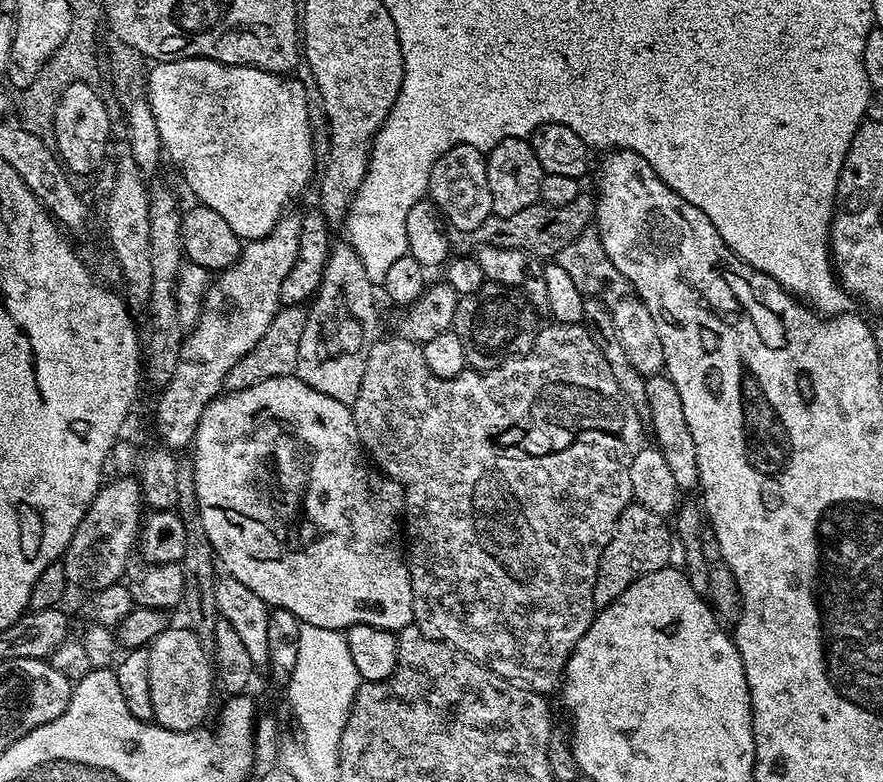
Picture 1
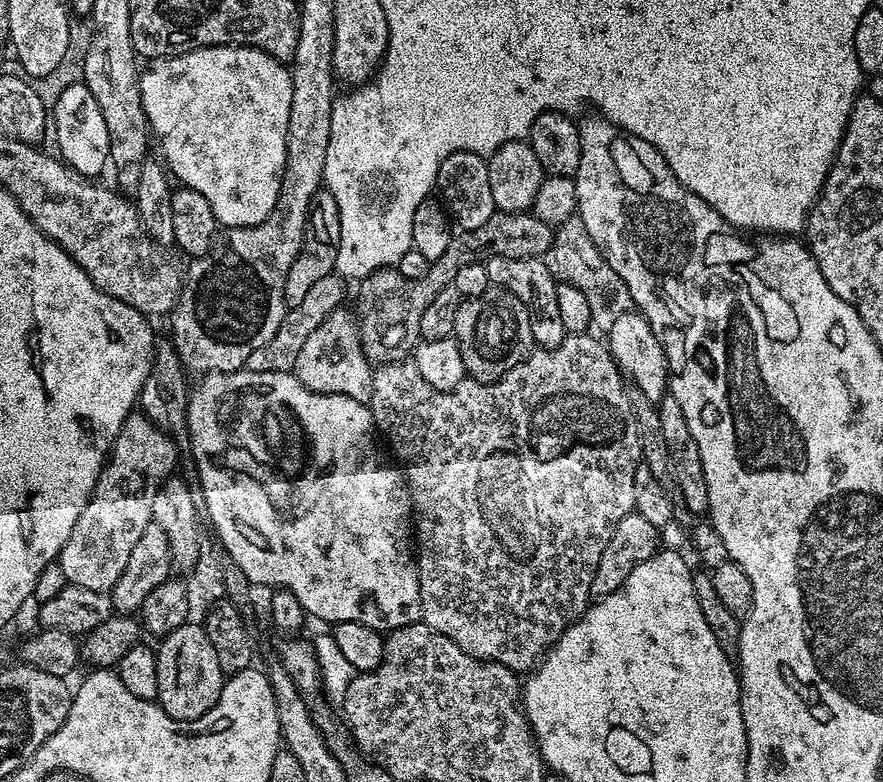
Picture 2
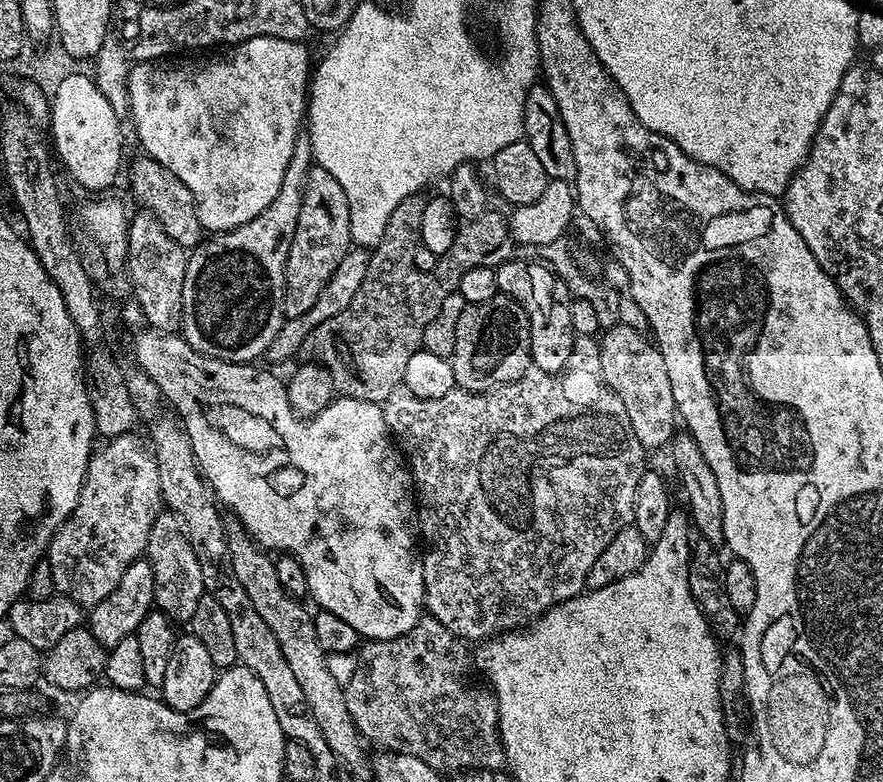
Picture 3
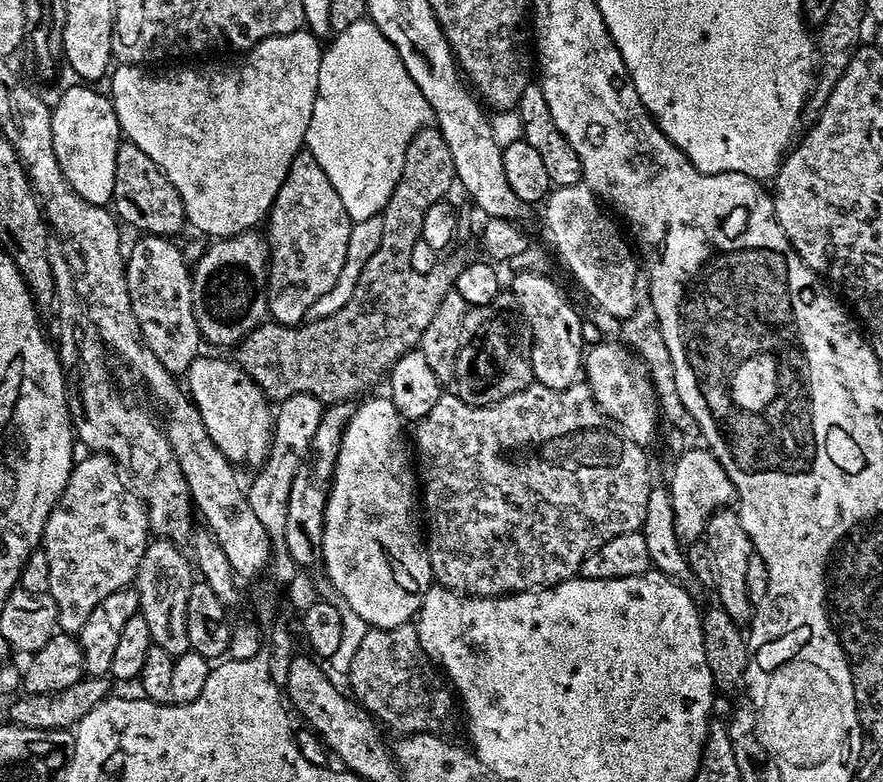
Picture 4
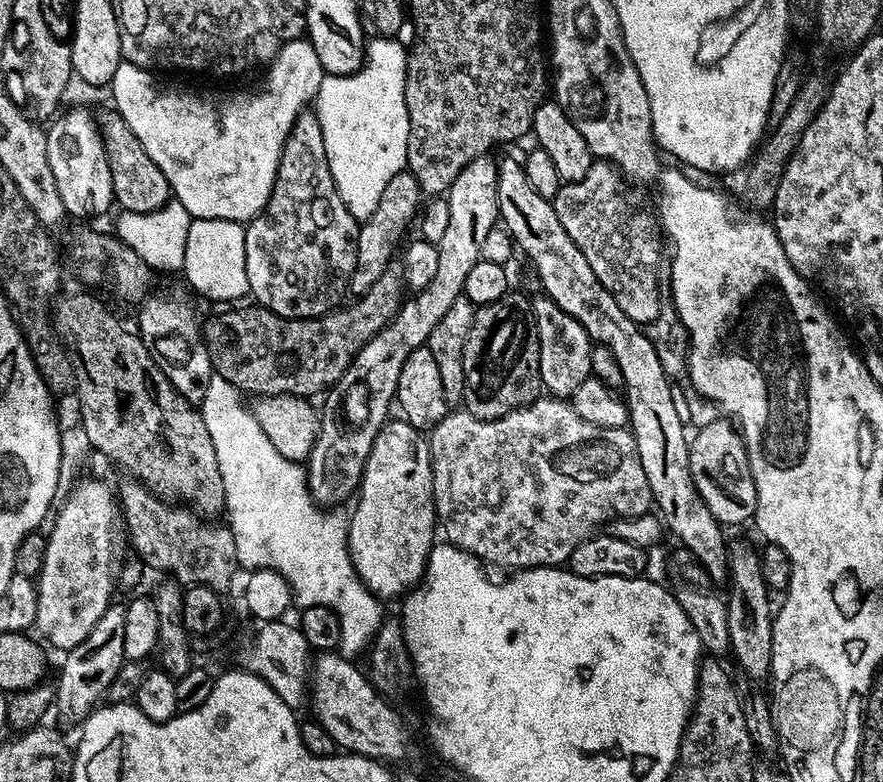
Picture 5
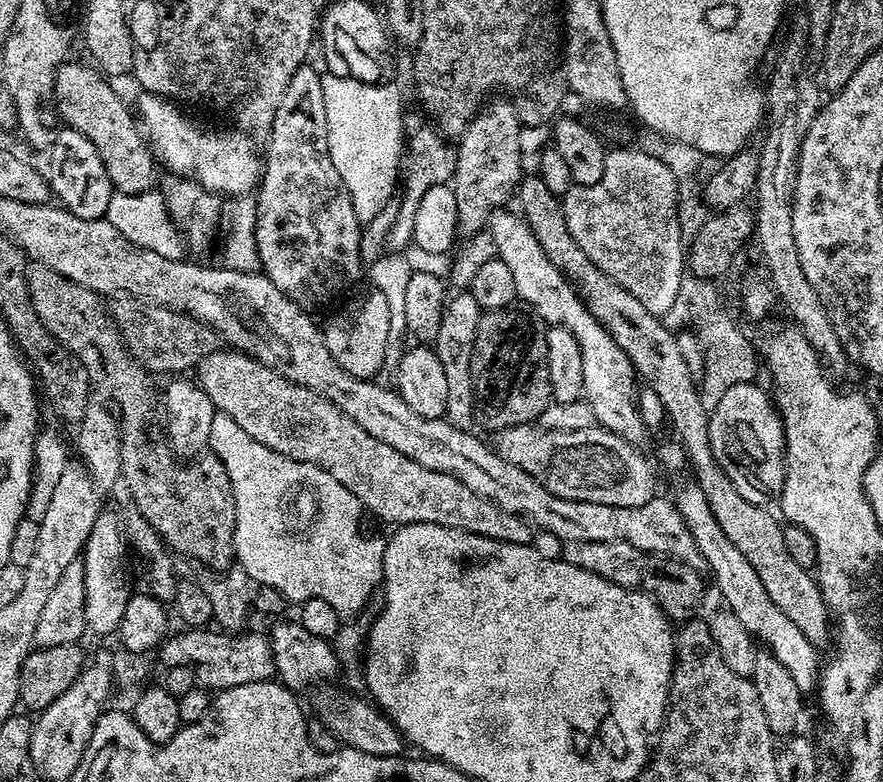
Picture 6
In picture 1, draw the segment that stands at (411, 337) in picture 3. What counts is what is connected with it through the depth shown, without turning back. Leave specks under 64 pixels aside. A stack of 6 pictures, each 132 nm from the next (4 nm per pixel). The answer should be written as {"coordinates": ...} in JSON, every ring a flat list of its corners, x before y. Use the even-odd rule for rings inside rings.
{"coordinates":[[582,194,574,198,567,206,550,206,537,202,526,206,526,210,518,210,518,214,498,216,493,214,486,218,482,226,471,232,471,239,477,240,480,246,498,246,506,250,526,250,532,256,554,258,562,250,562,246,570,246,578,237,589,231,596,214,596,197]]}

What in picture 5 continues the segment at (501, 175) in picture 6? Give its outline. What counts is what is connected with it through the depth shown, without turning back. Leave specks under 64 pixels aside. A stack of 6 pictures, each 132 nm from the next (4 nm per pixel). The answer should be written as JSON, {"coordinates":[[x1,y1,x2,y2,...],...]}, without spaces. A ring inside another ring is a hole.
{"coordinates":[[485,154,474,158,447,190,450,222,446,225,446,234,442,234,442,242,435,244,438,270,434,279,419,289,413,300,408,298,401,303,396,317,356,351,342,378,327,389,323,397,324,412,322,408,318,416,320,429,316,431,316,441,306,461,309,492,320,506,338,506,334,504,342,503,359,489,366,458,377,434,389,419,388,411,391,408,393,411,398,378,402,374,402,366,406,366,406,358,410,358,414,350,427,345,430,330,438,326,446,310,450,310,454,298,464,295,466,278,471,268,481,260,486,234,497,227,500,218,496,177,498,164,490,157]]}

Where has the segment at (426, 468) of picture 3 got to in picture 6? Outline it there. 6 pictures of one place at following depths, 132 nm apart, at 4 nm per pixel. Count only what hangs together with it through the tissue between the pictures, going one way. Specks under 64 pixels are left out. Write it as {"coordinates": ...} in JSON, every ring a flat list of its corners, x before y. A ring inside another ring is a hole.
{"coordinates":[[519,424,497,431,495,436,494,448,502,459,521,465,555,496,606,506,642,506,657,495,656,476,647,458,636,449,635,443,606,428,593,426,553,432,532,424]]}

